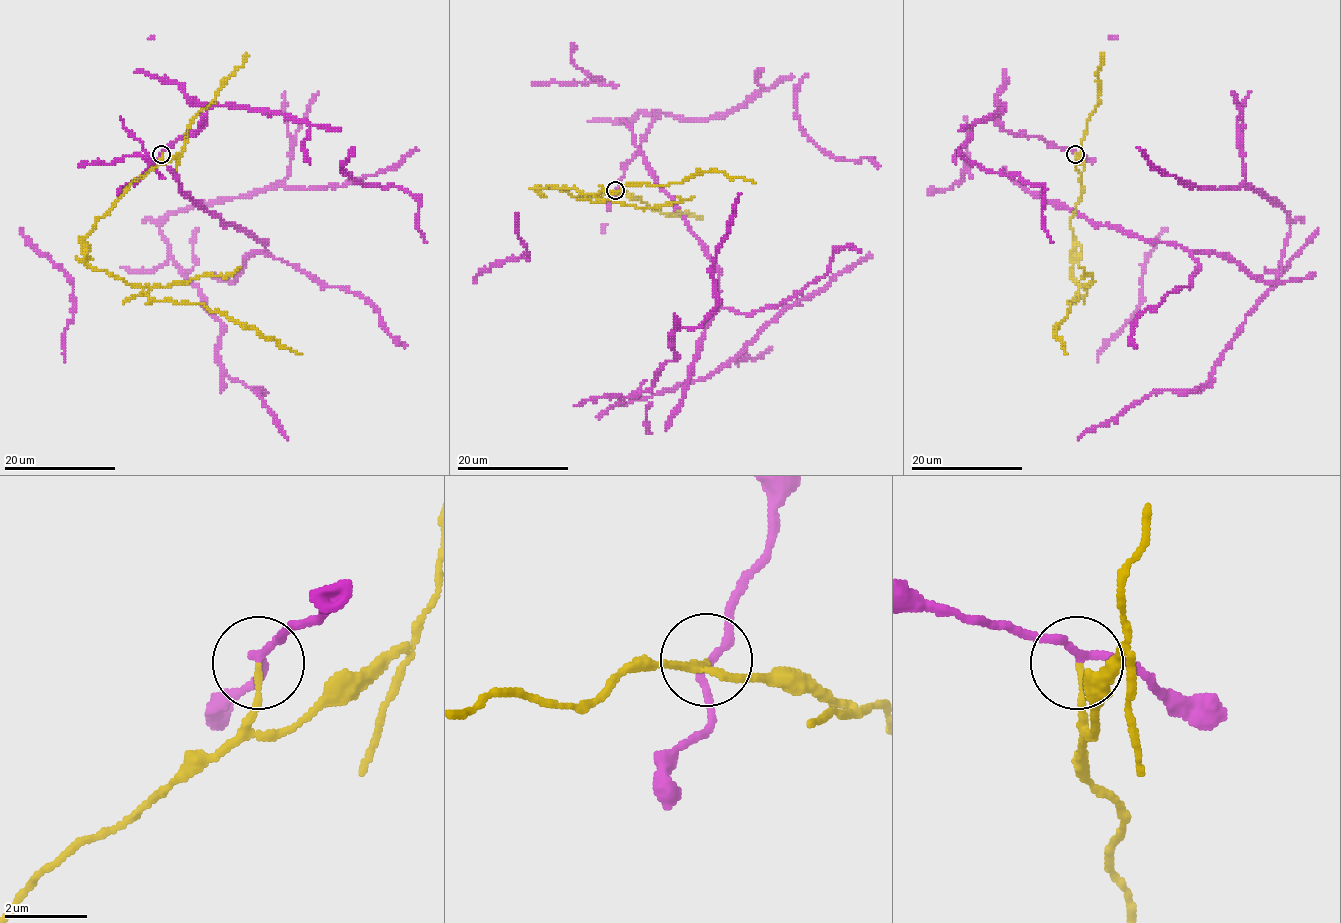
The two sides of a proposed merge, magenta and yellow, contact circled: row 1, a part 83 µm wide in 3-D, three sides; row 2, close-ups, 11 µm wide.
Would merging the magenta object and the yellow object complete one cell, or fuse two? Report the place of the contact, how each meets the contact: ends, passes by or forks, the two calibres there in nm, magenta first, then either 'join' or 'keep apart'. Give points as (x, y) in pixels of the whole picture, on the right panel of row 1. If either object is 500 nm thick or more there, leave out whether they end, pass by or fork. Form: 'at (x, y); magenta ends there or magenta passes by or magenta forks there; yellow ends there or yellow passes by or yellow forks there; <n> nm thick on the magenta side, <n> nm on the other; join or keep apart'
at (1075, 154); magenta passes by; yellow ends there; 170 nm thick on the magenta side, 130 nm on the other; keep apart

